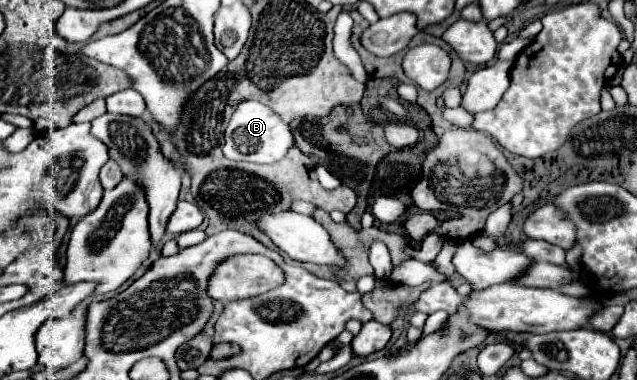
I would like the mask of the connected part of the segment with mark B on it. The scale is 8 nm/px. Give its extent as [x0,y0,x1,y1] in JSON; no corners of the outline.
[224,101,294,163]

